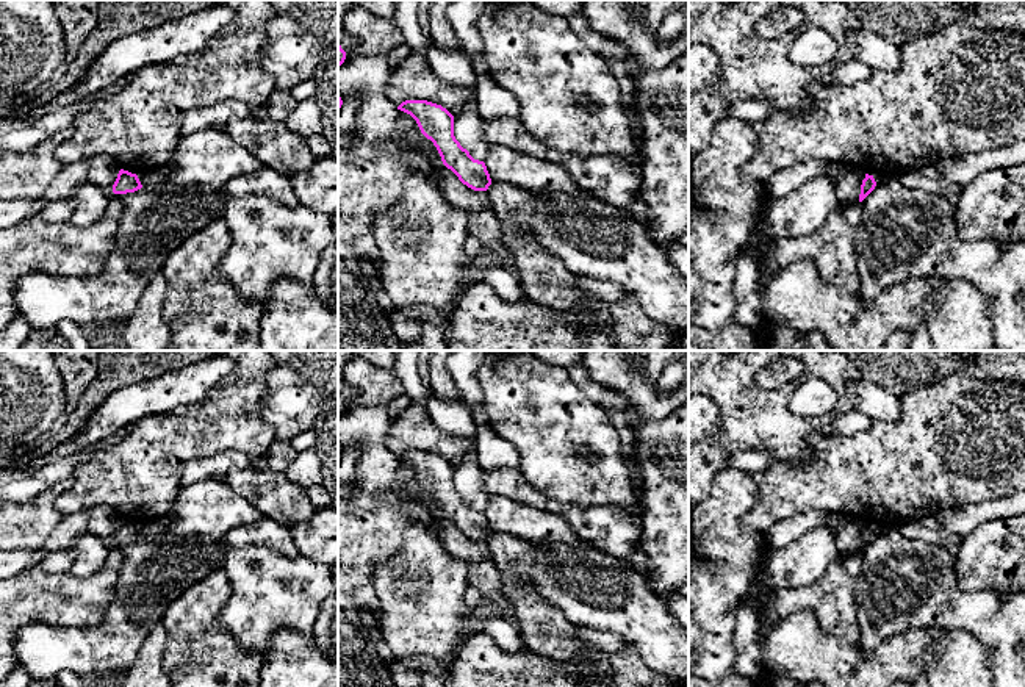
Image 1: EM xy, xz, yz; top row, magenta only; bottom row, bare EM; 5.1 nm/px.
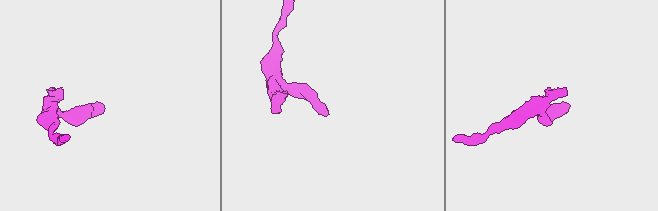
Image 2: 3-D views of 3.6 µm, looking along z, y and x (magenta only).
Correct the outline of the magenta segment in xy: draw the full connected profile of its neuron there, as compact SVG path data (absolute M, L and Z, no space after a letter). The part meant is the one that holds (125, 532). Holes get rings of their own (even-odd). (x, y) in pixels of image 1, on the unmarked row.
M120 520L117 524L117 529L113 535L113 543L114 545L127 545L127 543L135 543L141 538L142 538L142 535L136 524Z

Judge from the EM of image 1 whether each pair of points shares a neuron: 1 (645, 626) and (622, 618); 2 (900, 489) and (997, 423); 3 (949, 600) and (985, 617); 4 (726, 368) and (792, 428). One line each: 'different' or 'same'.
1: same
2: same
3: same
4: same

